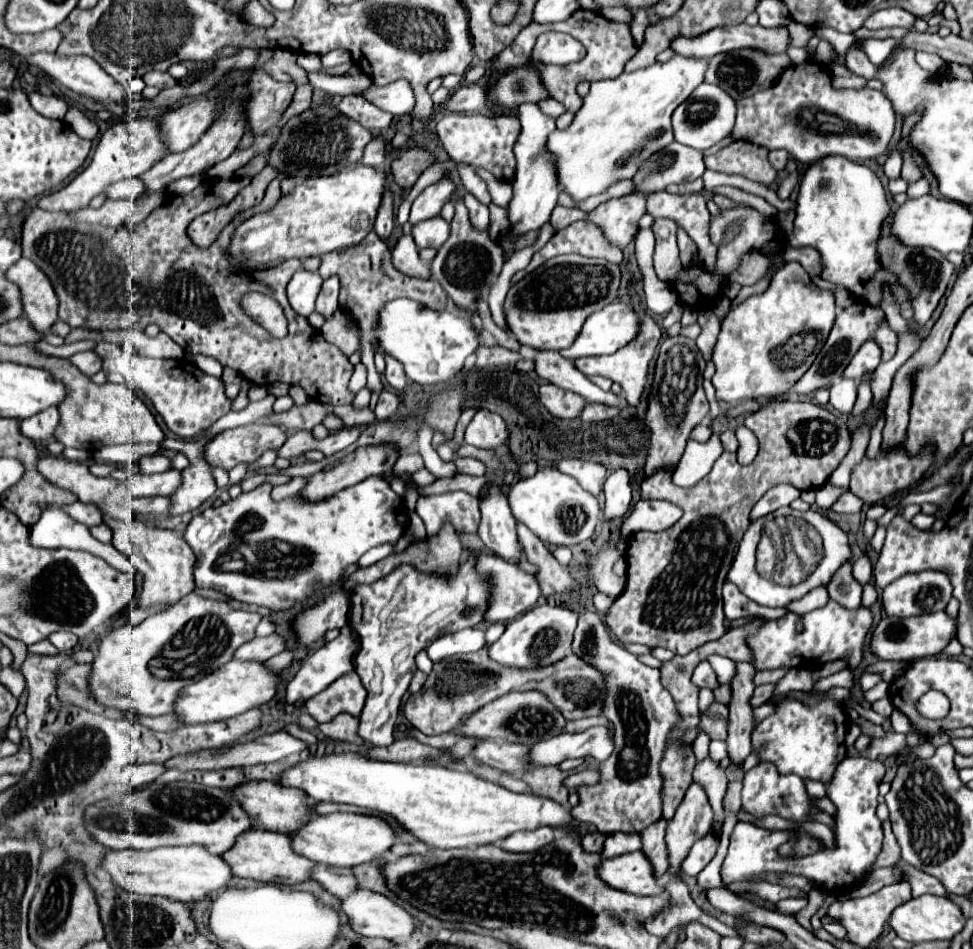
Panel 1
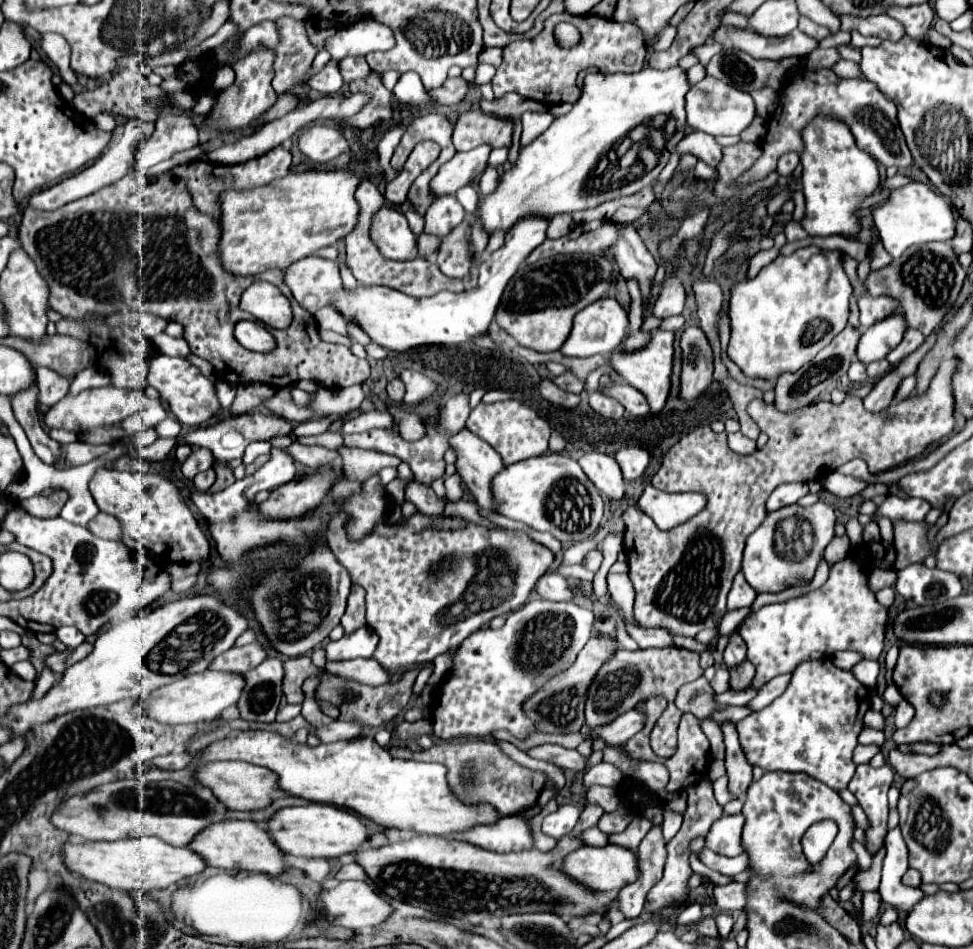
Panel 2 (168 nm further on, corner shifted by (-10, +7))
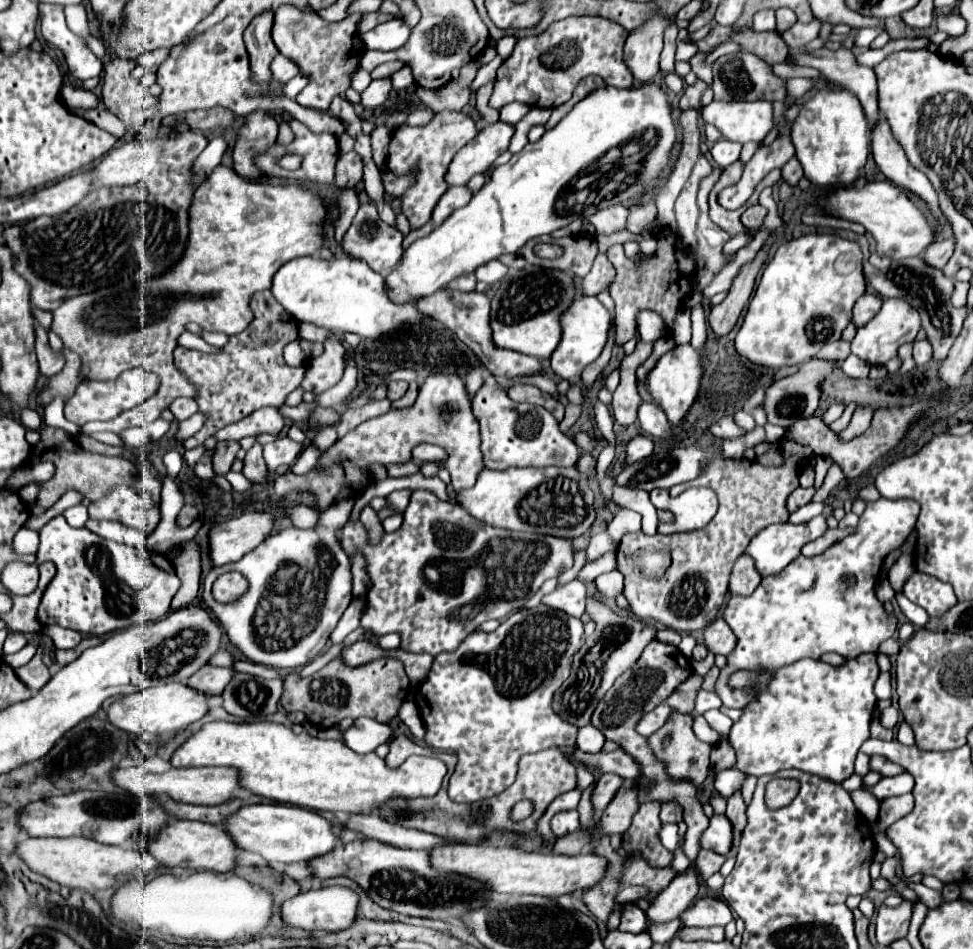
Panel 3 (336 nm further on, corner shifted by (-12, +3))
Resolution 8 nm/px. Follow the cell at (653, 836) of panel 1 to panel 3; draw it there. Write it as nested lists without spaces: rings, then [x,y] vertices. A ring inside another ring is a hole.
[[[621,903],[621,931],[641,933],[645,929],[645,913],[635,903]]]

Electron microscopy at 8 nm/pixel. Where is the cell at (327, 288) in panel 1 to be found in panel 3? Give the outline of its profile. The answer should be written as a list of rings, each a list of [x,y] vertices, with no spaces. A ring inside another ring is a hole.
[[[331,333],[331,337],[325,341],[325,351],[321,357],[315,357],[307,365],[307,375],[301,383],[305,391],[311,391],[313,395],[321,395],[323,391],[331,389],[339,379],[343,377],[345,363],[343,363],[343,335]]]

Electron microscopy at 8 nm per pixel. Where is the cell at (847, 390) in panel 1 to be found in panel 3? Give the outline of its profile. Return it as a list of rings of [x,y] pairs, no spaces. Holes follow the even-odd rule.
[[[849,355],[843,365],[841,365],[843,373],[849,375],[849,377],[855,377],[855,379],[865,379],[869,375],[869,365],[865,361],[861,361],[857,355]]]

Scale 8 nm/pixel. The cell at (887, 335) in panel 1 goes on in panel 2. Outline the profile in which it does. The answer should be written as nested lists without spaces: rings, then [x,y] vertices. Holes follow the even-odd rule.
[[[907,329],[903,341],[901,341],[885,359],[887,359],[891,365],[893,365],[893,363],[899,363],[903,357],[911,355],[923,341],[925,341],[925,337],[923,337],[921,331],[917,331],[917,329]]]

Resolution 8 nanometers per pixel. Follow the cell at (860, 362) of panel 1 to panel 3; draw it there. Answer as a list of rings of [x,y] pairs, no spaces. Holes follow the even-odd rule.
[[[885,299],[881,311],[863,327],[857,329],[855,339],[851,341],[851,353],[855,353],[857,357],[861,357],[863,361],[867,361],[869,365],[883,365],[885,361],[893,359],[897,355],[897,349],[903,343],[909,343],[917,337],[921,329],[919,323],[919,313],[915,313],[915,309],[899,299]]]

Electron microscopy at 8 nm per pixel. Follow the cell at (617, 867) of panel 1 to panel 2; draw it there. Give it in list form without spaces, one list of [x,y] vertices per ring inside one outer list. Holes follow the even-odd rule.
[[[583,845],[571,851],[557,869],[591,891],[593,889],[595,891],[617,891],[637,879],[637,857],[629,849],[623,849],[617,845],[605,845],[605,847]]]

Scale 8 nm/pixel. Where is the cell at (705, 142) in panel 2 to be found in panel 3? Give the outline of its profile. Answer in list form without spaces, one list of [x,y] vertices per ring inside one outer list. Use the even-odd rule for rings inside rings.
[[[719,139],[713,145],[713,159],[715,159],[715,163],[721,169],[725,169],[727,165],[735,163],[739,159],[739,153],[741,153],[741,143],[733,143],[733,141],[727,141],[727,139]]]

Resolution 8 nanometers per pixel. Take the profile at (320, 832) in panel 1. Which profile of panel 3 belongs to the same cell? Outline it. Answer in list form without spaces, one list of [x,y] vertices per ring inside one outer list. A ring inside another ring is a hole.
[[[267,803],[267,805],[247,805],[241,811],[233,813],[225,821],[225,829],[233,837],[233,841],[243,851],[237,855],[236,865],[253,866],[259,864],[260,856],[269,863],[295,863],[295,861],[311,861],[321,853],[331,853],[337,845],[341,845],[339,831],[335,831],[333,823],[323,819],[319,813],[295,807],[295,805],[281,805],[281,803]]]

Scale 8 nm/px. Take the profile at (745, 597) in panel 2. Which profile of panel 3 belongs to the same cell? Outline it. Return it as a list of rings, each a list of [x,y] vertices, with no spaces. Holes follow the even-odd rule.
[[[747,555],[739,557],[739,561],[735,563],[733,573],[731,573],[729,593],[745,597],[745,595],[751,595],[755,591],[755,587],[759,587],[759,583],[761,583],[761,577],[759,577],[757,569],[753,567],[751,557],[747,557]]]

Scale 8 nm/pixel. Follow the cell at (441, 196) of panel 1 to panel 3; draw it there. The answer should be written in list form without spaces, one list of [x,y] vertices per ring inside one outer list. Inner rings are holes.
[[[503,121],[485,125],[485,129],[481,129],[473,141],[469,141],[465,147],[461,147],[457,151],[457,155],[453,157],[449,171],[445,175],[445,181],[449,187],[455,185],[467,185],[467,181],[477,175],[477,173],[485,173],[491,169],[493,161],[507,151],[509,147],[509,139],[515,133],[513,125],[507,125]]]

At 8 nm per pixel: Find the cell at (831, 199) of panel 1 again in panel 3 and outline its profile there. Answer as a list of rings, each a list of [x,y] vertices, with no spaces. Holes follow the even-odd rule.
[[[823,81],[815,83],[817,95],[803,103],[799,117],[791,129],[791,141],[797,149],[797,159],[803,165],[805,177],[815,185],[833,193],[835,189],[853,187],[869,155],[869,123],[861,109],[859,99],[843,89],[829,91]]]

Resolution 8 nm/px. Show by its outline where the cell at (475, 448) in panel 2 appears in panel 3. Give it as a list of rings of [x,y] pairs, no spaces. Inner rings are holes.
[[[429,375],[419,391],[417,401],[405,409],[389,409],[385,415],[369,419],[349,431],[333,447],[329,447],[321,457],[316,468],[307,475],[295,475],[287,471],[275,479],[275,493],[283,497],[289,489],[307,489],[317,495],[319,507],[325,511],[329,505],[341,499],[357,499],[369,479],[365,467],[373,461],[405,463],[411,461],[411,449],[421,443],[433,443],[447,451],[449,455],[449,473],[453,489],[469,489],[475,485],[475,477],[485,469],[483,455],[479,449],[479,423],[473,417],[471,401],[465,391],[465,383],[457,375]]]

